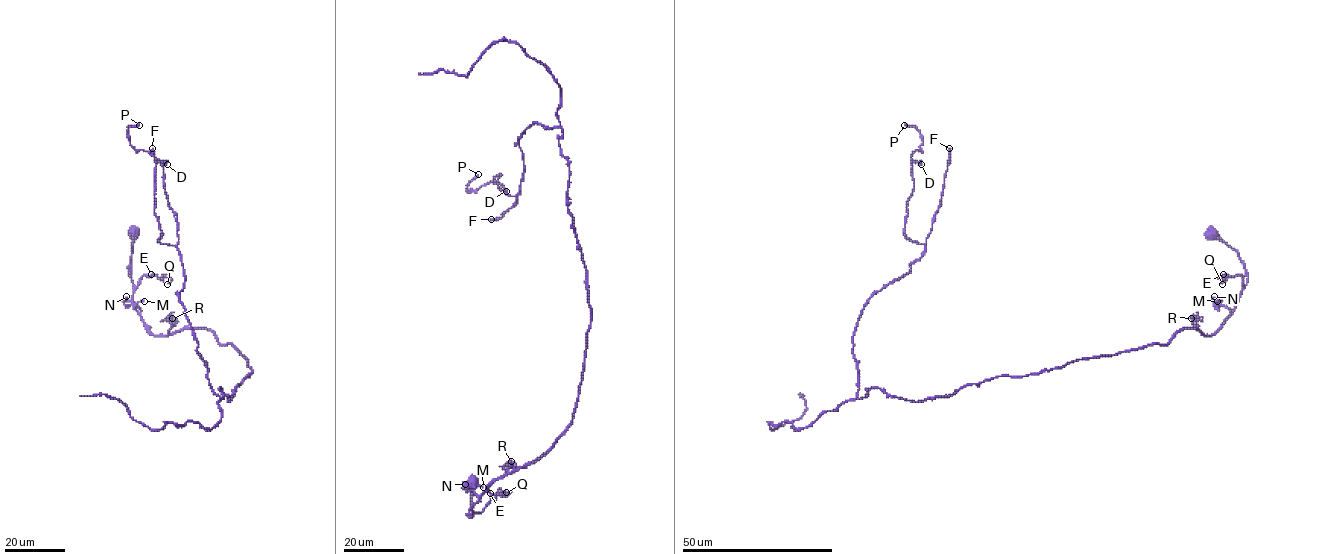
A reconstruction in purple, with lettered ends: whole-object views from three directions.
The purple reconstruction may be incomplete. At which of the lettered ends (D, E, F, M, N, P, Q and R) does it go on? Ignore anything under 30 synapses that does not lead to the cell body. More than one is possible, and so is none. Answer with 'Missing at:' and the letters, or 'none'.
Missing at: none

